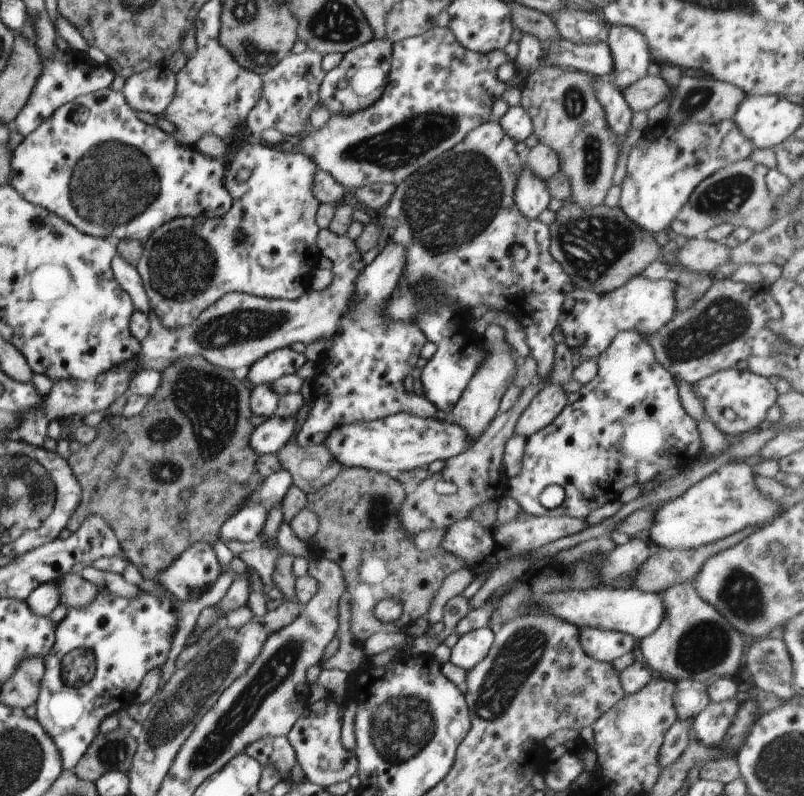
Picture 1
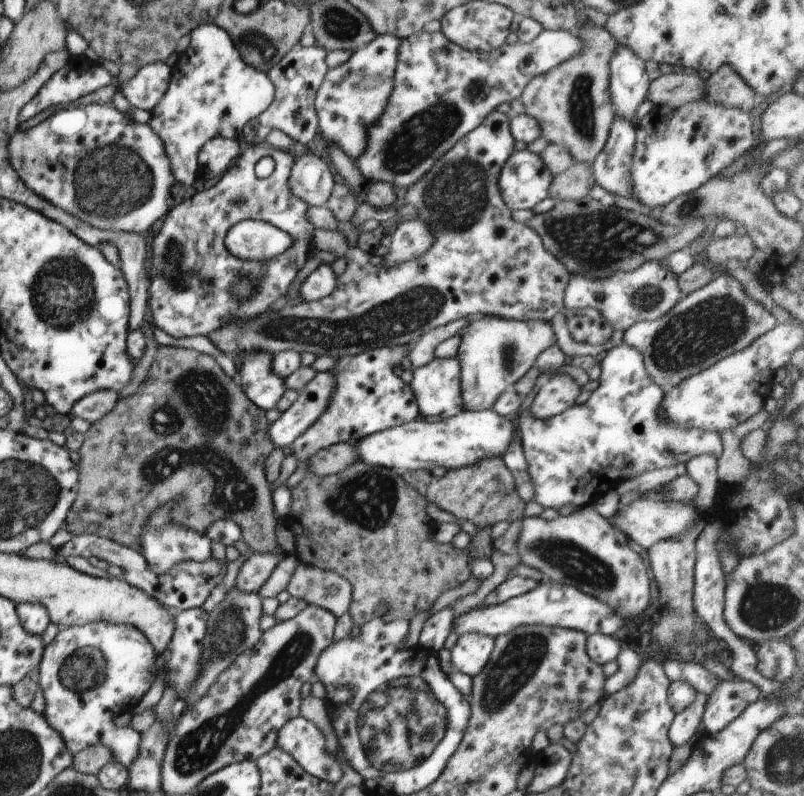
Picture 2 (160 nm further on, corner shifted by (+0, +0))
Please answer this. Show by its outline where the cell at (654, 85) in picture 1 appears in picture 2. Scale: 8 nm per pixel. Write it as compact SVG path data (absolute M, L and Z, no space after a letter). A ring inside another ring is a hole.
M662 74L652 80L646 92L646 100L655 106L670 106L677 108L693 101L704 99L706 96L706 75L696 74Z

